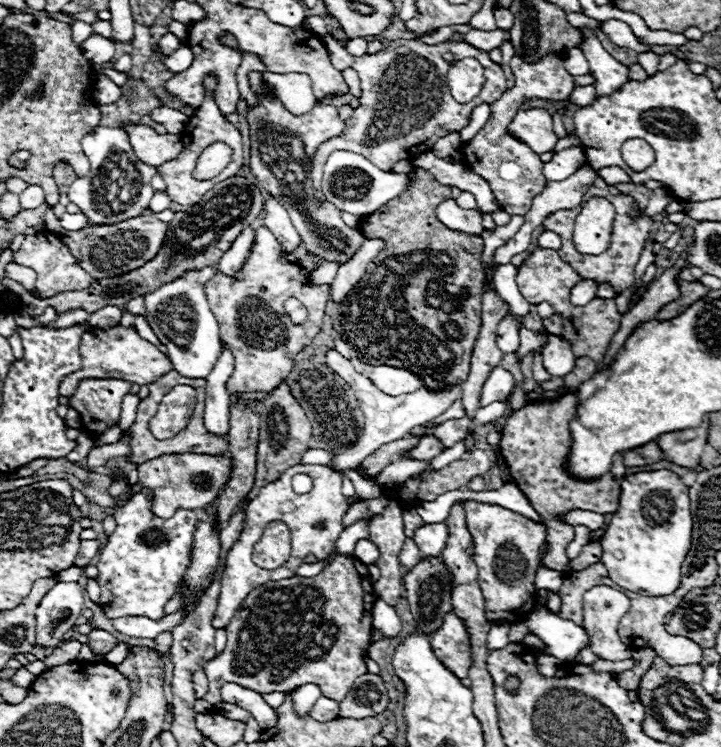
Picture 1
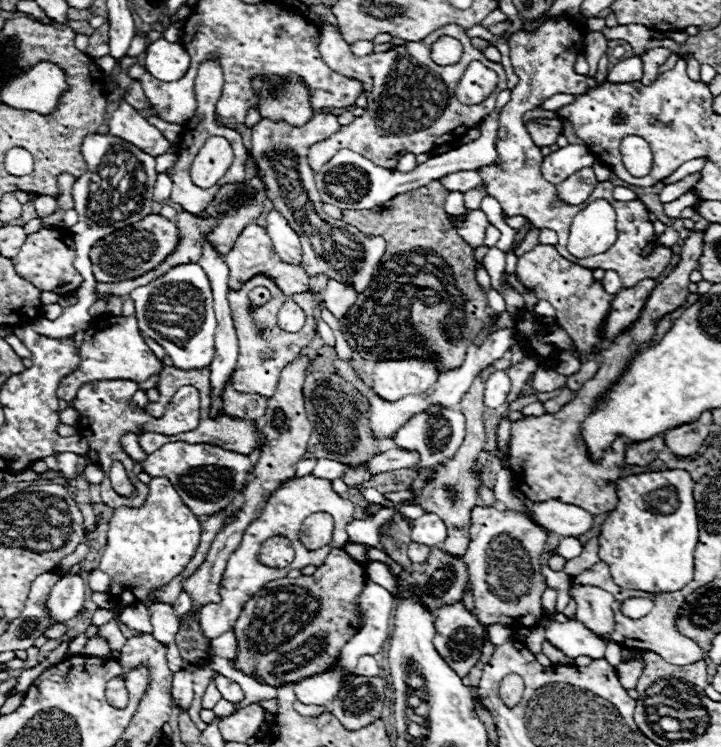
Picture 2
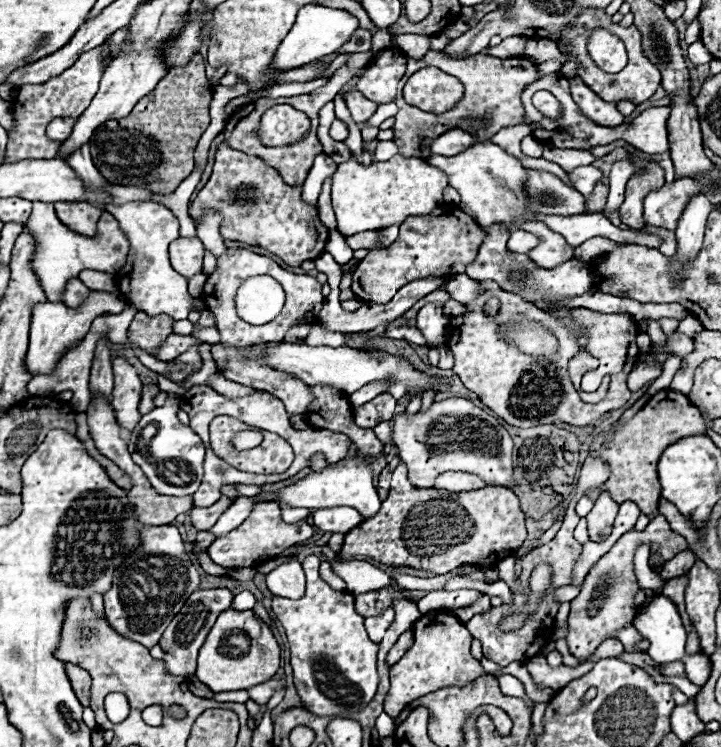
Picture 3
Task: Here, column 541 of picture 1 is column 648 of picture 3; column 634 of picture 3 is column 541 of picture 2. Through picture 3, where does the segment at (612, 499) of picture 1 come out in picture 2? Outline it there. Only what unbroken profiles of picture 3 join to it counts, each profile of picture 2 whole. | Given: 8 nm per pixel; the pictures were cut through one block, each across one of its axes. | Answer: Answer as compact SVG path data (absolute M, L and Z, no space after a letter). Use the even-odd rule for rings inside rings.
M690 232L688 240L684 242L682 246L682 252L680 252L680 262L676 264L676 268L662 280L656 284L656 290L652 290L652 294L648 296L648 302L644 304L644 310L638 318L636 324L632 324L628 330L624 330L624 334L620 334L604 352L602 352L602 358L600 358L600 368L598 372L594 374L594 378L590 378L588 382L584 382L584 386L580 390L576 390L576 398L570 400L566 406L562 406L556 414L542 414L542 416L526 416L522 420L516 420L512 422L512 432L510 432L510 446L508 446L508 464L510 464L510 470L512 470L512 476L516 480L516 486L522 494L526 494L528 500L532 502L546 502L546 500L560 500L564 504L574 504L590 514L602 514L602 512L610 512L614 510L618 498L616 498L616 480L620 478L622 474L622 468L626 466L624 462L624 452L626 452L626 442L622 438L616 438L612 442L612 446L606 450L604 454L604 460L600 464L594 464L588 454L586 454L586 448L584 448L584 440L580 436L580 424L582 420L592 412L592 408L596 406L596 400L608 390L610 384L616 382L616 378L624 372L624 368L628 366L634 350L642 344L648 344L654 336L654 330L656 330L656 322L676 310L678 306L682 306L688 298L688 284L690 284L690 272L698 268L698 260L700 260L700 254L702 254L702 232Z

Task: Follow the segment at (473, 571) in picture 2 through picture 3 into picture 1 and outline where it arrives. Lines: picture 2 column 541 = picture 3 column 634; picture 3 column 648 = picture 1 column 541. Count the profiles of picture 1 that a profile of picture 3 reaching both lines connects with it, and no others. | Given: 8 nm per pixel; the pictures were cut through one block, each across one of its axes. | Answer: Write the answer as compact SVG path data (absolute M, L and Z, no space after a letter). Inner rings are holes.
M464 500L464 514L474 542L472 558L478 566L478 586L486 600L486 616L494 622L510 622L512 614L532 612L536 606L534 576L540 562L540 546L546 540L546 526L508 508L474 500Z

